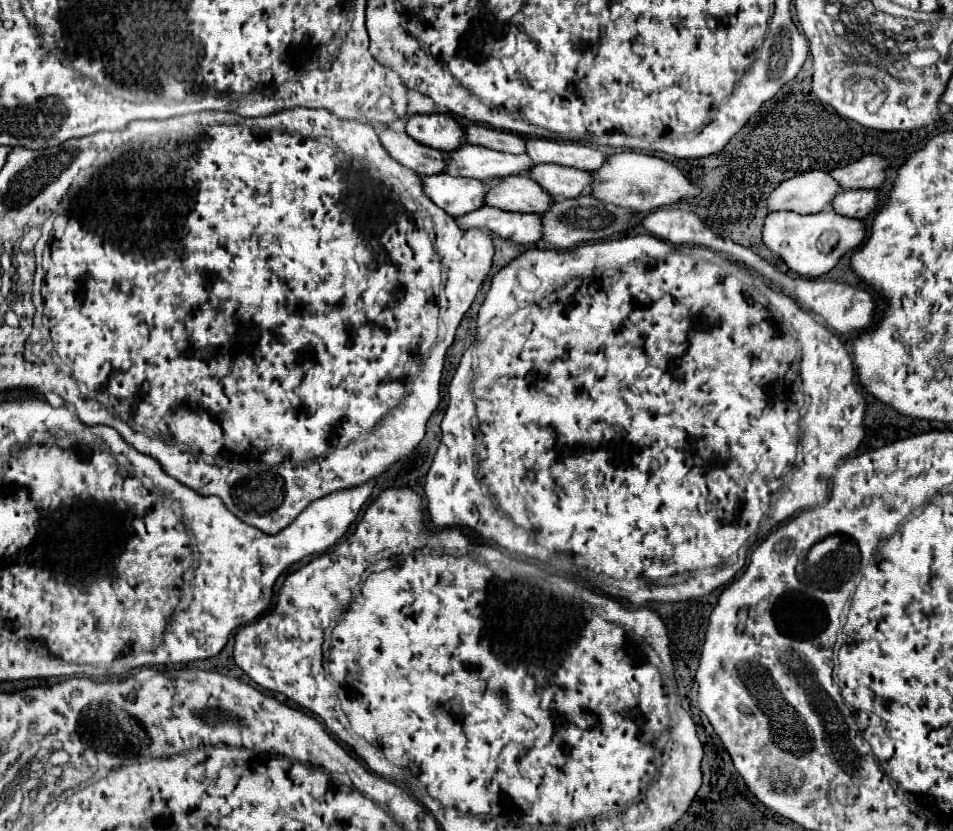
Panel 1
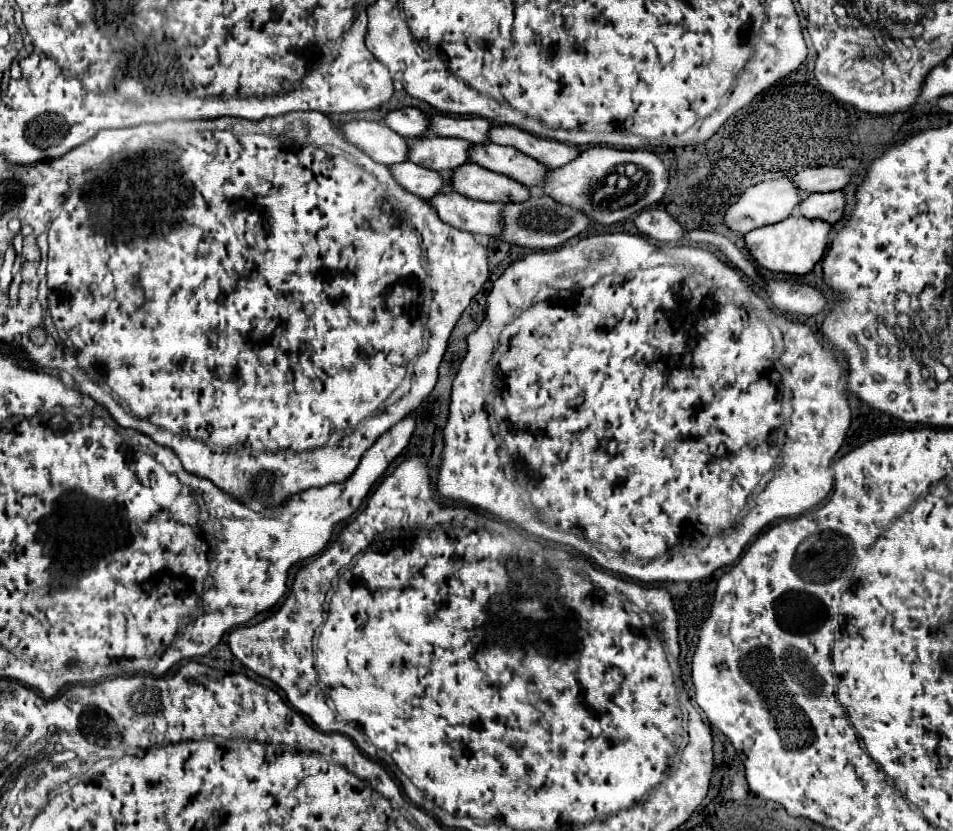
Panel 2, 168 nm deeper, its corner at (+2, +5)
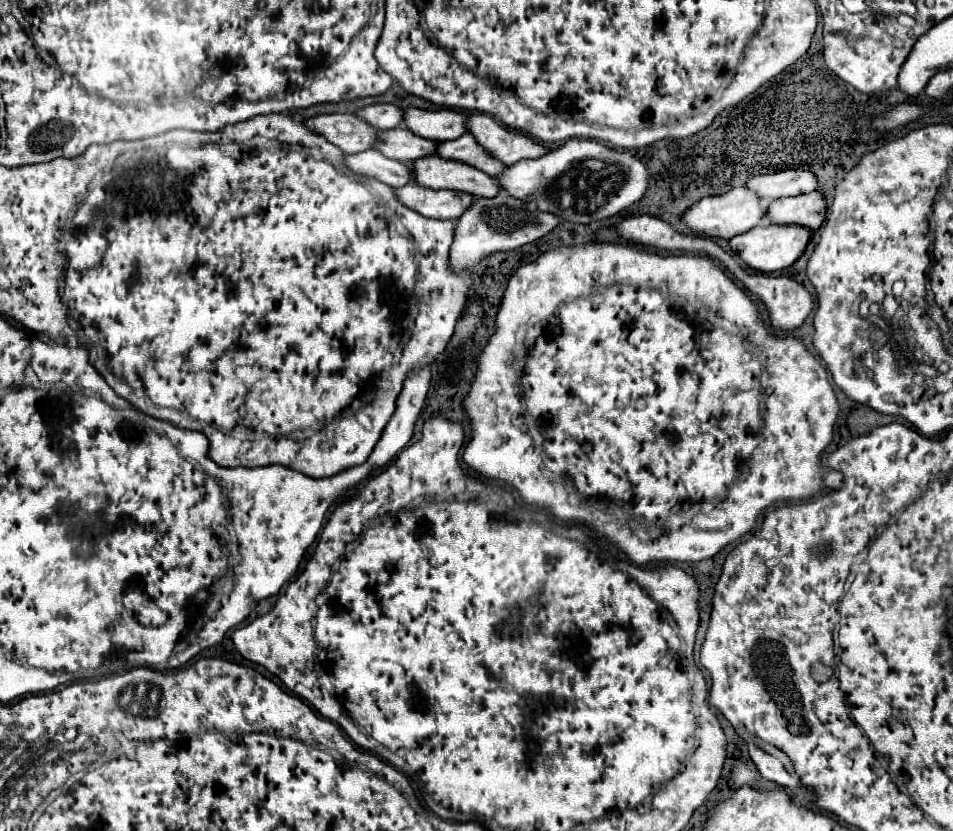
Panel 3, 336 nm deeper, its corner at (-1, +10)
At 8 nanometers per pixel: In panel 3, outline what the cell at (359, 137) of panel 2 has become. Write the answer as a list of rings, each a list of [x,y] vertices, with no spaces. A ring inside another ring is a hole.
[[[338,113],[338,115],[316,115],[304,121],[304,125],[328,139],[328,143],[336,145],[344,153],[360,153],[374,145],[376,141],[376,129],[362,119],[350,115],[350,113]]]

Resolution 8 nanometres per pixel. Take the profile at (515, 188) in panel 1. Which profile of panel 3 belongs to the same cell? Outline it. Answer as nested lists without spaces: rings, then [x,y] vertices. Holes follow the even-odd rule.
[[[428,155],[426,159],[414,159],[410,167],[414,167],[414,183],[426,189],[452,189],[474,197],[494,197],[500,193],[494,177],[458,161]]]

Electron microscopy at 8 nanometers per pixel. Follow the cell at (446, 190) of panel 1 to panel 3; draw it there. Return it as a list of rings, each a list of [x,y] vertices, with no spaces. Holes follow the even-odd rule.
[[[376,149],[354,153],[354,155],[344,155],[344,165],[362,177],[382,181],[390,187],[404,187],[412,183],[412,171],[406,163],[388,159]]]

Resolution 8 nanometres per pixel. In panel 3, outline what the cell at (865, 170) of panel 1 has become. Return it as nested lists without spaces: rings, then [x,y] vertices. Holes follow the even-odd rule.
[[[780,171],[770,175],[760,175],[754,179],[748,179],[744,185],[746,189],[754,191],[760,197],[766,199],[778,199],[778,197],[792,197],[810,193],[818,187],[818,179],[810,171]]]

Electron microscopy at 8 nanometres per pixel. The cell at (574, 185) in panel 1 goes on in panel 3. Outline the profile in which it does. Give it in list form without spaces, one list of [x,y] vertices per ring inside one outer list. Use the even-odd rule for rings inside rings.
[[[468,133],[460,135],[454,141],[438,143],[438,157],[466,163],[466,165],[476,167],[476,169],[480,169],[480,171],[484,171],[486,175],[492,175],[492,177],[506,169],[506,165],[492,159],[482,147],[478,147],[476,139],[472,135],[468,135]]]

